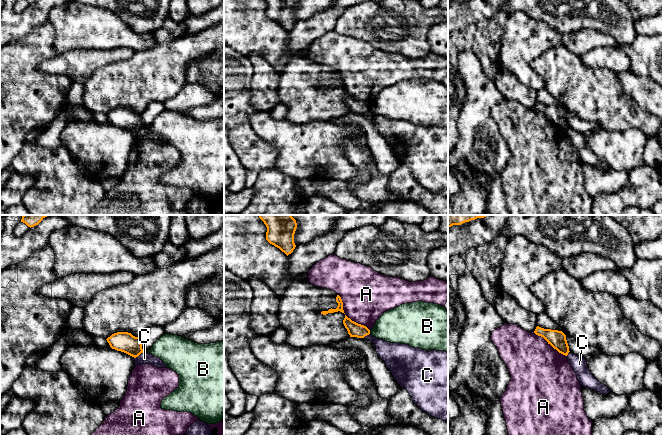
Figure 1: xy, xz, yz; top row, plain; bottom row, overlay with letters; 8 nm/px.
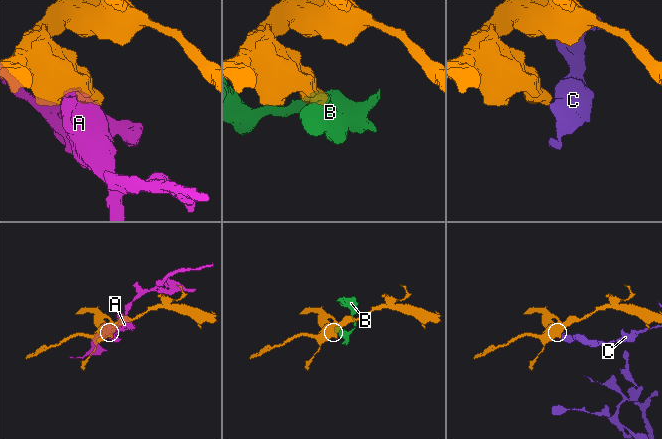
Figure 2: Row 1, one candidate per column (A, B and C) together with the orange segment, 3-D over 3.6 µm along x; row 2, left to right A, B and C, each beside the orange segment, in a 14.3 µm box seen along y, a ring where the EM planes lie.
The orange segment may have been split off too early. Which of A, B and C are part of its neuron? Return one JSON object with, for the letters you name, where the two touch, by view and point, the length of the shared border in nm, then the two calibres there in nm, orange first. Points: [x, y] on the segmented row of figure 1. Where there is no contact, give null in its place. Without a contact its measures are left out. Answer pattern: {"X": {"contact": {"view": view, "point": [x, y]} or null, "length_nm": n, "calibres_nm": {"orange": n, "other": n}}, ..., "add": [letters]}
{"add": []}

